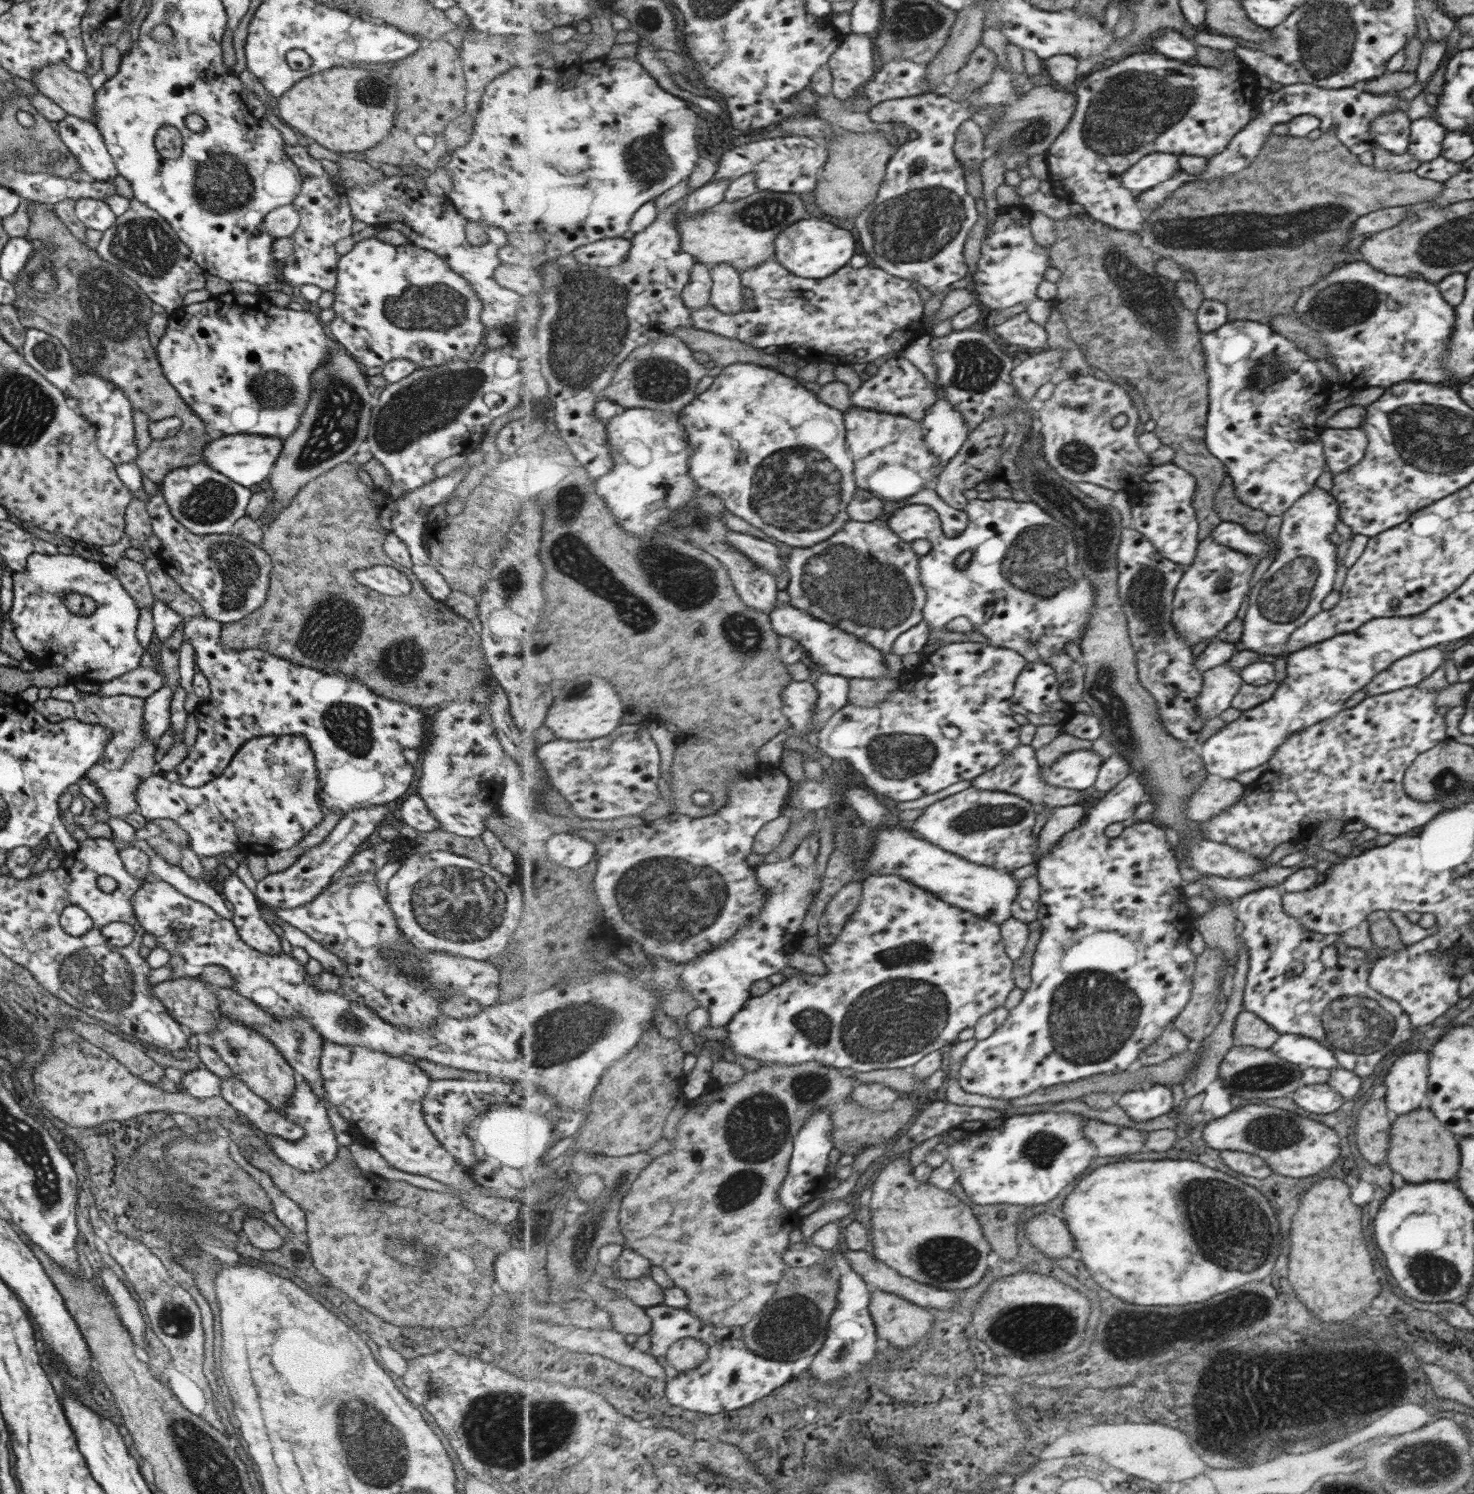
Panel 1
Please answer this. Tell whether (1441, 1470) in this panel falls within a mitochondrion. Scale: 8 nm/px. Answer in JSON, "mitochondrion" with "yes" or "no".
{"mitochondrion":"yes"}

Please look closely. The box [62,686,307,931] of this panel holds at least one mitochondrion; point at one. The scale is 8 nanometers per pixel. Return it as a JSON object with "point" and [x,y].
{"point":[131,753]}

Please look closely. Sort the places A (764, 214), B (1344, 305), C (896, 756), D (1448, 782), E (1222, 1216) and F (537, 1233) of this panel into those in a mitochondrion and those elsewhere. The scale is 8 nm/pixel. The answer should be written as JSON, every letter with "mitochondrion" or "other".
{"A":"mitochondrion","B":"mitochondrion","C":"mitochondrion","D":"mitochondrion","E":"mitochondrion","F":"other"}

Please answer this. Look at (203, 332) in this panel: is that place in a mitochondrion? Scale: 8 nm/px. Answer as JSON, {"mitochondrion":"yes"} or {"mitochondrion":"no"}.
{"mitochondrion":"no"}

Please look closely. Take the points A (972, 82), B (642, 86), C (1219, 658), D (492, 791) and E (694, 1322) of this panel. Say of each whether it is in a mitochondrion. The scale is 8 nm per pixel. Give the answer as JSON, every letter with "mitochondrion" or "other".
{"A":"other","B":"other","C":"other","D":"other","E":"other"}

